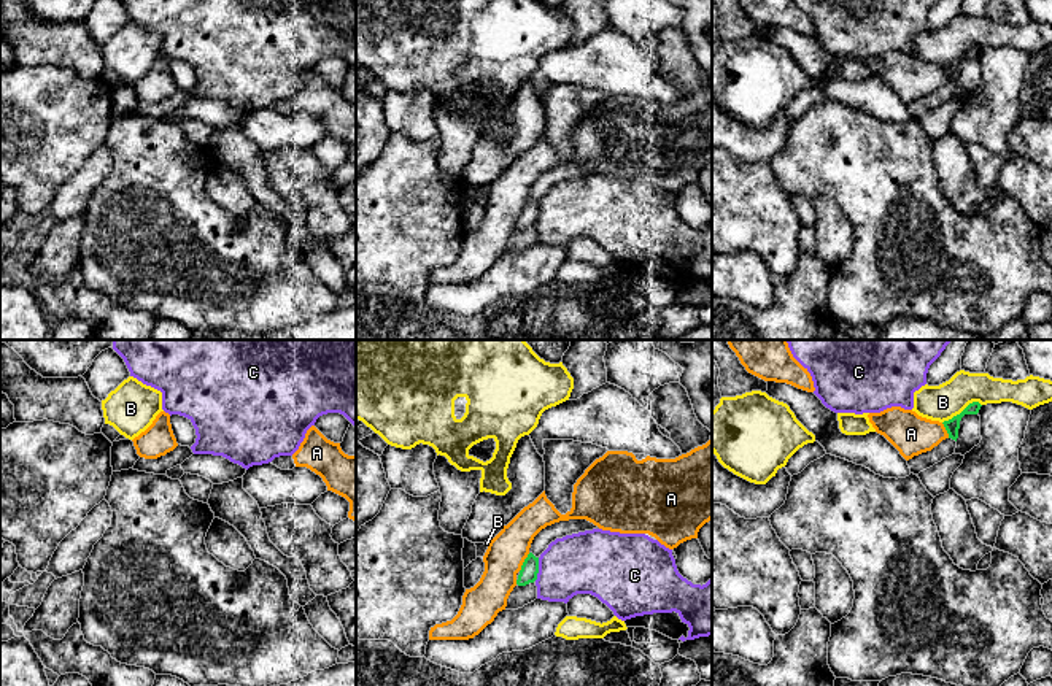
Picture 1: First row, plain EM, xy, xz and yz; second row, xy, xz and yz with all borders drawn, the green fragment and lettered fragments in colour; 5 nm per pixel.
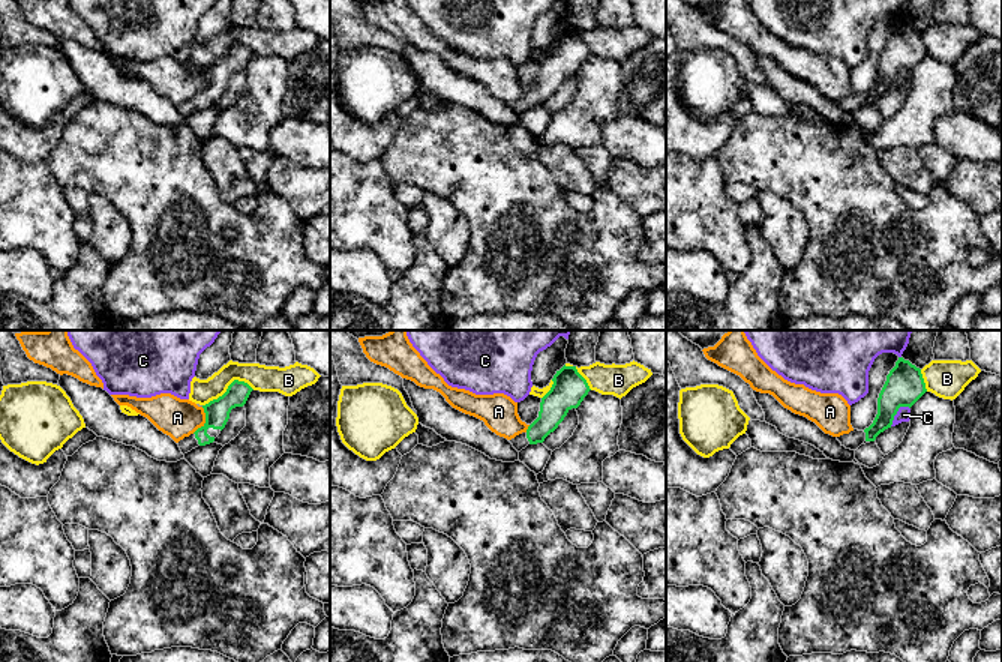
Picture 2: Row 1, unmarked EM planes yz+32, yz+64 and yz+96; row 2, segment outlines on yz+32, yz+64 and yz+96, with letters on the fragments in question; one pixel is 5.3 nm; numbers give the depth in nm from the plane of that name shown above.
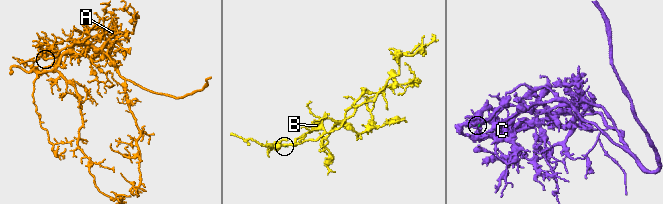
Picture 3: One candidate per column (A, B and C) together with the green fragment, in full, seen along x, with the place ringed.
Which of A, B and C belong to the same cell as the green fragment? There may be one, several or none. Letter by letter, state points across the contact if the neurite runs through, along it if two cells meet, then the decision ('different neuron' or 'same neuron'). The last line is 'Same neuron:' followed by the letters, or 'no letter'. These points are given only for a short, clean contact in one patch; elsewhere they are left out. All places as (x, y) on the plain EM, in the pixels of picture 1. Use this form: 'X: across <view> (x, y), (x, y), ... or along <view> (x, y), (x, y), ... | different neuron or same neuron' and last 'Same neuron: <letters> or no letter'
A: along xz (529, 197), (518, 215) | different neuron
B: along yz (981, 48), (970, 46), (943, 67) | different neuron
C: different neuron
Same neuron: no letter

